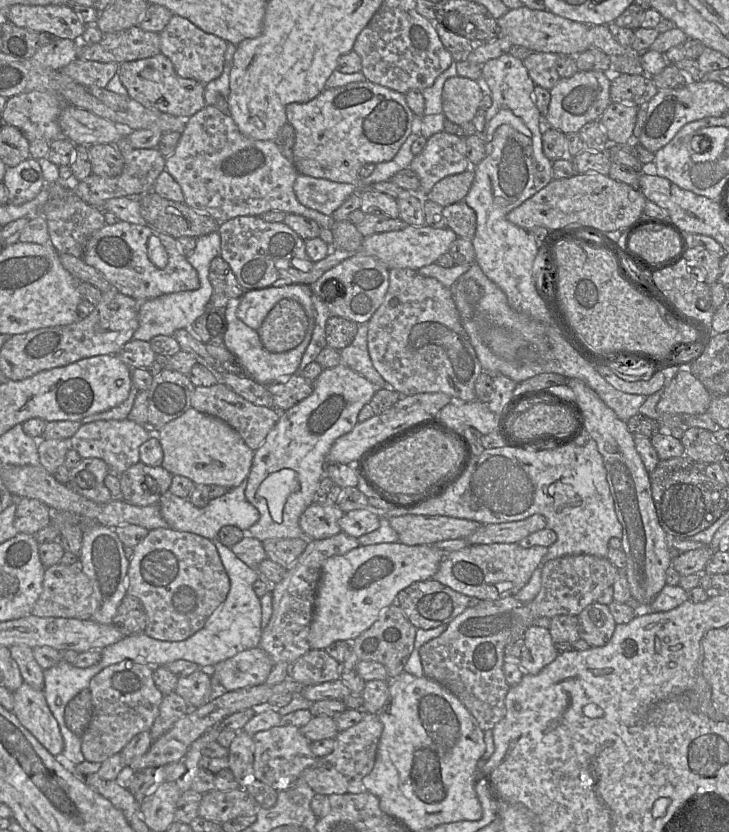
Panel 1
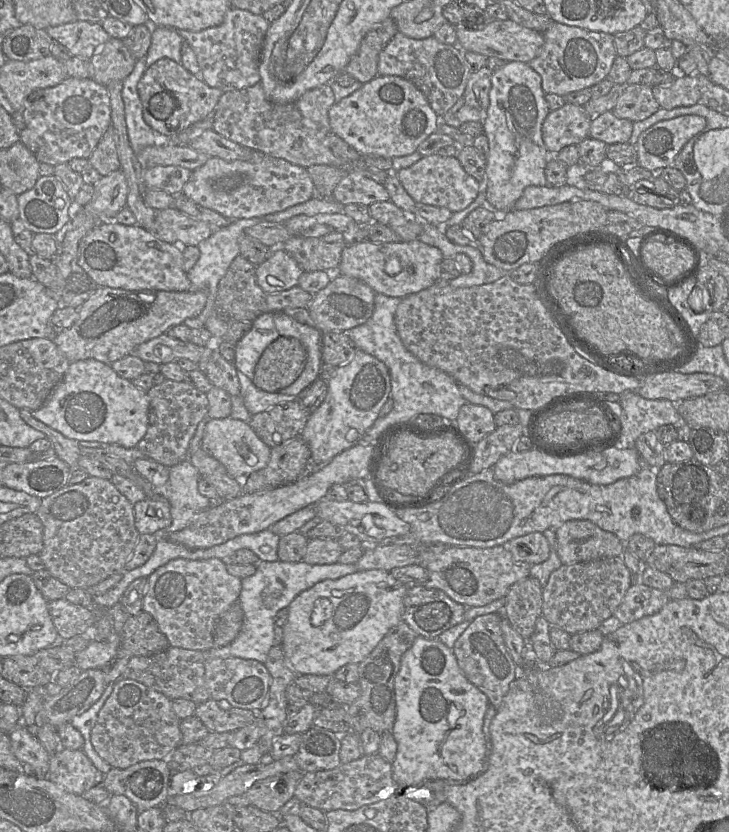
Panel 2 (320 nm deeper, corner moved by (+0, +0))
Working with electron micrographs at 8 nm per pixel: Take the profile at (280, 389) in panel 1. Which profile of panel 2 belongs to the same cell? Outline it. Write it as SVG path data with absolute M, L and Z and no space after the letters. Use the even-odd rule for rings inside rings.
M298 399L252 415L249 425L265 444L273 448L300 436L309 414Z

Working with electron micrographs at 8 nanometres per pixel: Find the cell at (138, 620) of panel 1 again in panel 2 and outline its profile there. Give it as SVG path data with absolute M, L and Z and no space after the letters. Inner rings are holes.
M141 611L129 616L124 623L120 652L126 656L150 656L169 646L166 636L149 613Z

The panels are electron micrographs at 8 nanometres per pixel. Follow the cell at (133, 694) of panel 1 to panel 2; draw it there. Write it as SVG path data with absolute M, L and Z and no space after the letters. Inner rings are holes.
M130 679L114 683L109 698L98 713L91 730L96 753L110 766L128 768L147 760L166 760L181 744L180 720L165 695Z

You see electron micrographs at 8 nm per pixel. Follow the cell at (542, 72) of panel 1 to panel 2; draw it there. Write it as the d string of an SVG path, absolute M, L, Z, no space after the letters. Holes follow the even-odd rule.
M555 22L544 33L544 45L540 53L528 64L542 79L545 94L565 96L571 92L593 85L607 78L618 56L614 37L604 32L594 32L576 26Z

